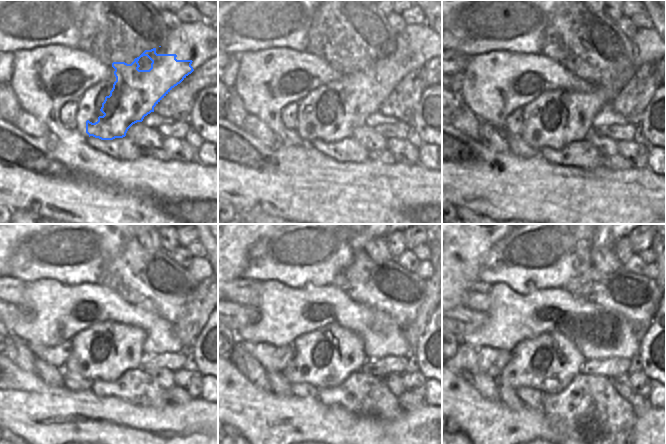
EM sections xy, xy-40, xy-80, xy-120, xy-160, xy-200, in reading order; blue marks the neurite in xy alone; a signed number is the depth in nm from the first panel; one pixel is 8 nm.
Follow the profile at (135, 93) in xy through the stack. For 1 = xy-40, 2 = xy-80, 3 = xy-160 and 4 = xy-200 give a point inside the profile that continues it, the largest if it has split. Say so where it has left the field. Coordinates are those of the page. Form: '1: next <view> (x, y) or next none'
1: next xy-40 (359, 93)
2: next xy-80 (571, 116)
3: next xy-160 (342, 353)
4: next xy-200 (561, 361)

